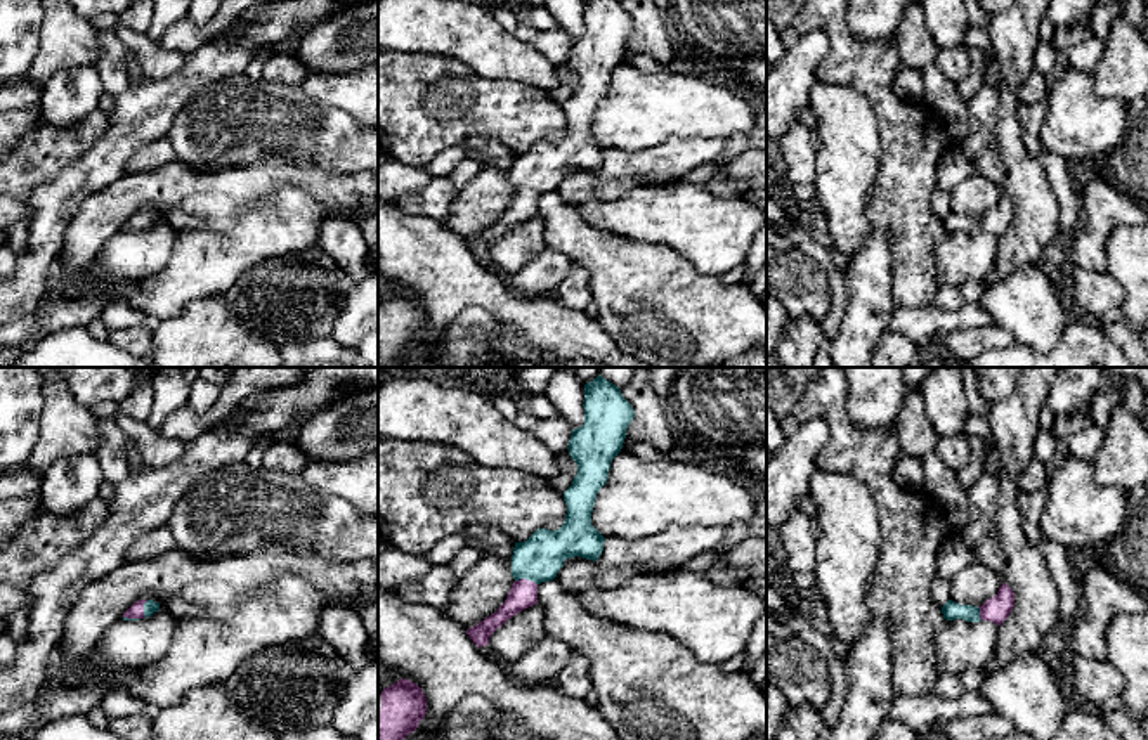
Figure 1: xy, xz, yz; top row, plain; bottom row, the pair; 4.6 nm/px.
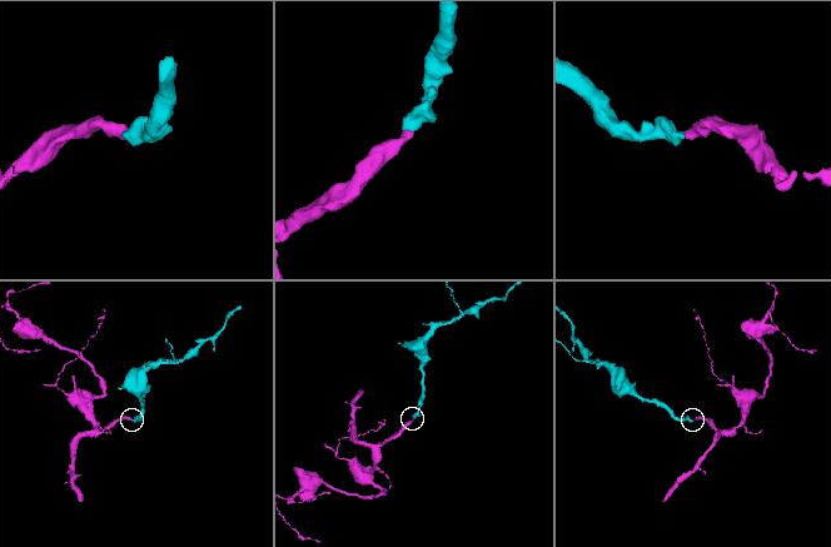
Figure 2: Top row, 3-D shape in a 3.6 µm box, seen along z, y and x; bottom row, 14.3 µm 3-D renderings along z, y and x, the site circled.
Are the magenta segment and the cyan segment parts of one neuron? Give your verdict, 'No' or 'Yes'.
Yes

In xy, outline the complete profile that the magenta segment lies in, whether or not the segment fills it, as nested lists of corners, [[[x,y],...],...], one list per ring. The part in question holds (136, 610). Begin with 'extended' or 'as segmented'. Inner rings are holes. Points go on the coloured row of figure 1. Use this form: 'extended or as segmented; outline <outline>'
extended; outline [[[139,600],[123,613],[123,620],[140,620],[151,617],[158,610],[160,603],[153,600]]]

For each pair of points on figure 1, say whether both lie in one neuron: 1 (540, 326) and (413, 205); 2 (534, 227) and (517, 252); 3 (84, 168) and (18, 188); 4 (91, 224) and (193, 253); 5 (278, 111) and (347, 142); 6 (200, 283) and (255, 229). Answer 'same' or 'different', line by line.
1: different
2: same
3: different
4: different
5: same
6: same

